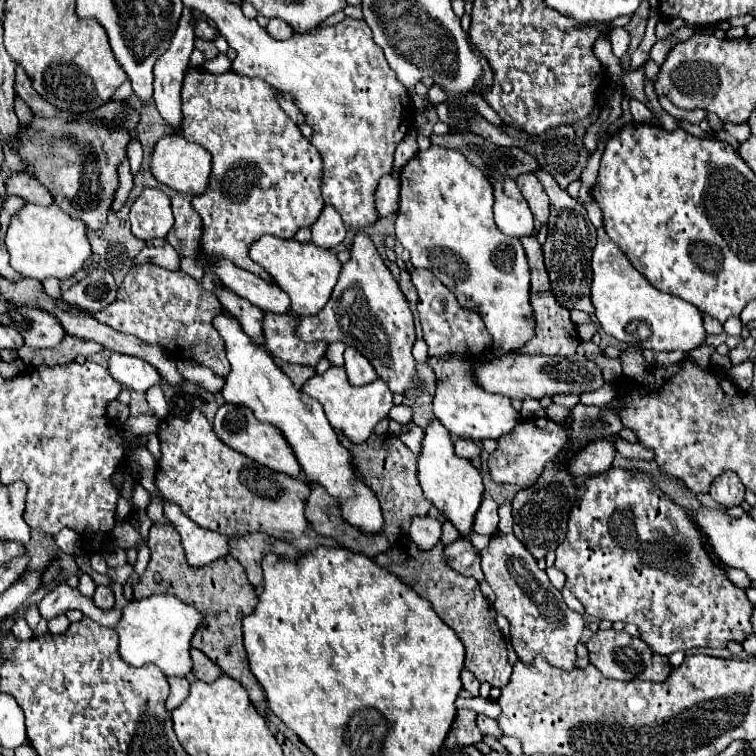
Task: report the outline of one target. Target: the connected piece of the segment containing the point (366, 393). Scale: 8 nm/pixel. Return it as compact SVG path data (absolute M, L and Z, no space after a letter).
M332 366L324 374L316 374L314 378L310 378L304 384L302 392L316 398L324 406L326 418L330 420L332 428L344 430L344 434L356 444L364 442L372 434L374 426L380 420L388 418L388 412L394 408L394 392L380 378L368 386L350 386L344 368L338 366Z

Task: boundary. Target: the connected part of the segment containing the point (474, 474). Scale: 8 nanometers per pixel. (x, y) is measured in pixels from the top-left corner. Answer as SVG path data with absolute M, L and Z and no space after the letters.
M436 418L426 426L422 438L422 452L418 456L418 482L424 490L424 496L432 500L432 504L446 516L446 520L450 520L462 536L468 536L472 532L472 520L484 492L482 476L470 464L470 460L456 456L450 432Z

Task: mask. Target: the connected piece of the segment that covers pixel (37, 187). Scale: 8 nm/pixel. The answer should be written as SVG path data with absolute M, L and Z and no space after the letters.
M12 172L12 176L8 178L8 196L20 196L26 202L38 204L38 206L52 204L50 192L26 172Z

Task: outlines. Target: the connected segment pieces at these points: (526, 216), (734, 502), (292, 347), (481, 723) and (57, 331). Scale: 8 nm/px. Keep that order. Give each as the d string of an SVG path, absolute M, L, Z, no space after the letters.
M496 176L494 178L494 220L496 226L506 234L514 238L530 236L534 230L532 212L528 208L528 202L520 194L514 180L506 180Z
M724 472L720 478L714 480L710 488L710 496L724 508L742 506L744 502L744 484L734 472Z
M264 312L262 330L266 340L266 350L284 362L316 366L318 360L324 358L328 350L328 342L300 340L300 336L296 336L296 324L298 324L298 318L292 312L286 312L286 314Z
M478 714L476 724L478 724L478 728L480 728L480 732L482 732L482 734L494 736L494 738L500 738L500 736L502 736L502 730L500 730L498 722L496 722L496 720L492 720L492 718L488 718L488 716L484 716L484 714Z
M22 308L22 318L26 320L26 324L22 324L22 336L26 340L26 346L54 348L62 342L64 330L60 322L48 312L36 308Z

